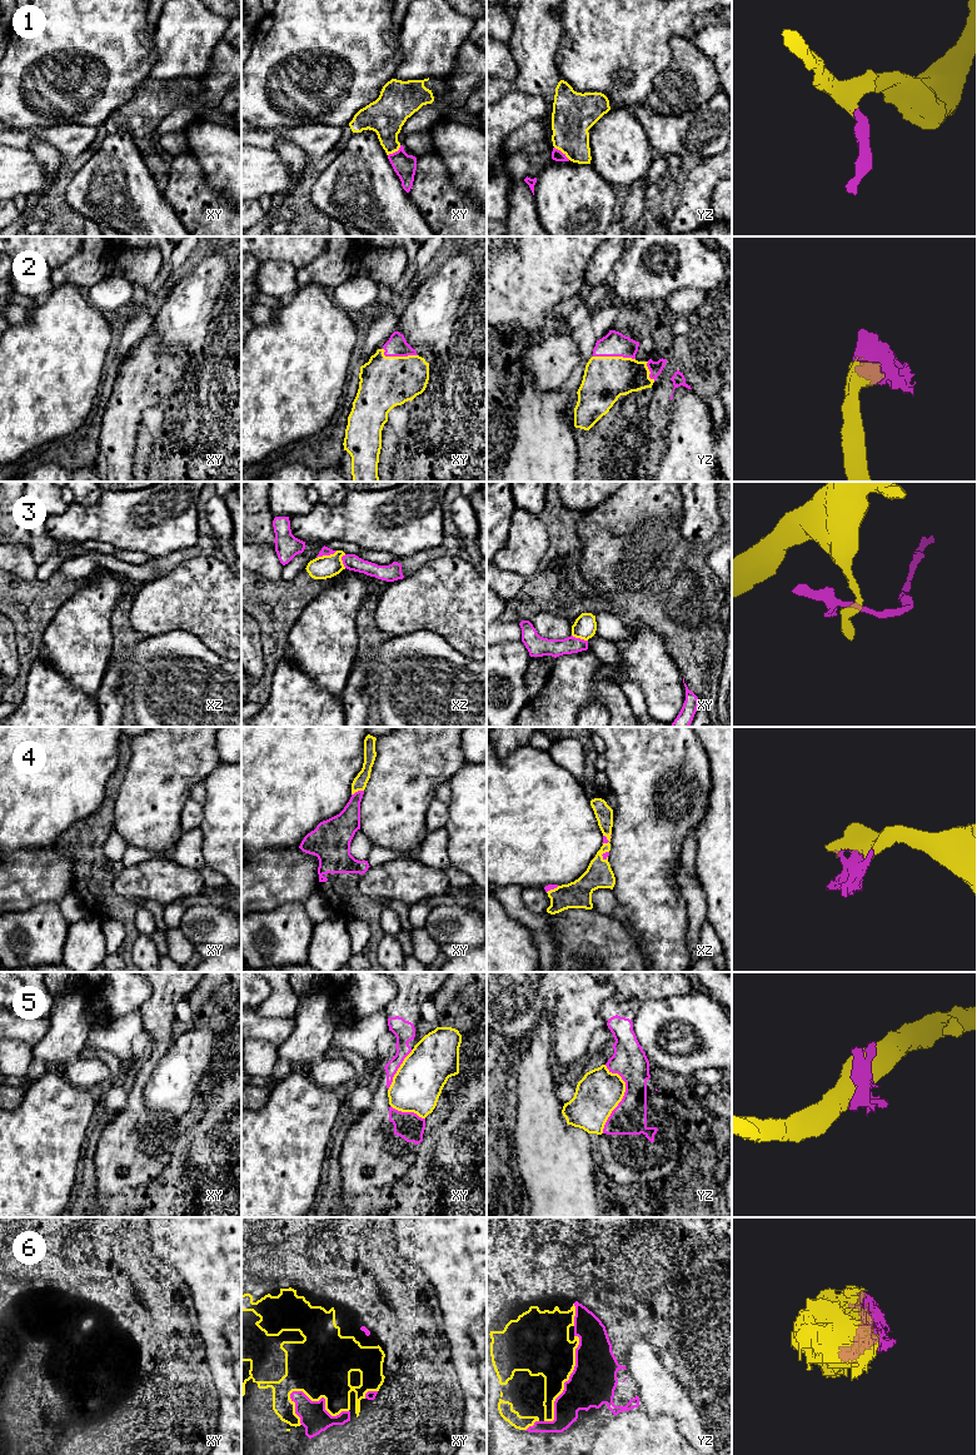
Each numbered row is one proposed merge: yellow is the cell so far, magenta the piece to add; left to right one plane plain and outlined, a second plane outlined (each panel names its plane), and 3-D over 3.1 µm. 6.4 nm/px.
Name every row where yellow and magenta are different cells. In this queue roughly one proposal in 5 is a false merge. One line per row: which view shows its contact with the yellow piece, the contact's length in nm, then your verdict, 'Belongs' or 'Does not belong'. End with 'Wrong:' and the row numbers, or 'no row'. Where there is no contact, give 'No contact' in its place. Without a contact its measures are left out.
1: Touches yellow in yz. Shared border 130 nm. Belongs
2: Touches yellow in yz. Shared border 280 nm. Belongs
3: Touches yellow in xz. Shared border 140 nm. Does not belong
4: Touches yellow in xy. Shared border 90 nm. Belongs
5: Touches yellow in yz. Shared border 440 nm. Does not belong
6: Touches yellow in xy. Shared border 400 nm. Belongs
Wrong: 3, 5

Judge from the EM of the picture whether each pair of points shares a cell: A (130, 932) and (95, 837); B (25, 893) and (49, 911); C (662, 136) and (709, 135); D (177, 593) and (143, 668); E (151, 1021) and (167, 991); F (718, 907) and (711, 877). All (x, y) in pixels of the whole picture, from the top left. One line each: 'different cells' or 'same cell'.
A: same cell
B: different cells
C: same cell
D: different cells
E: same cell
F: same cell

